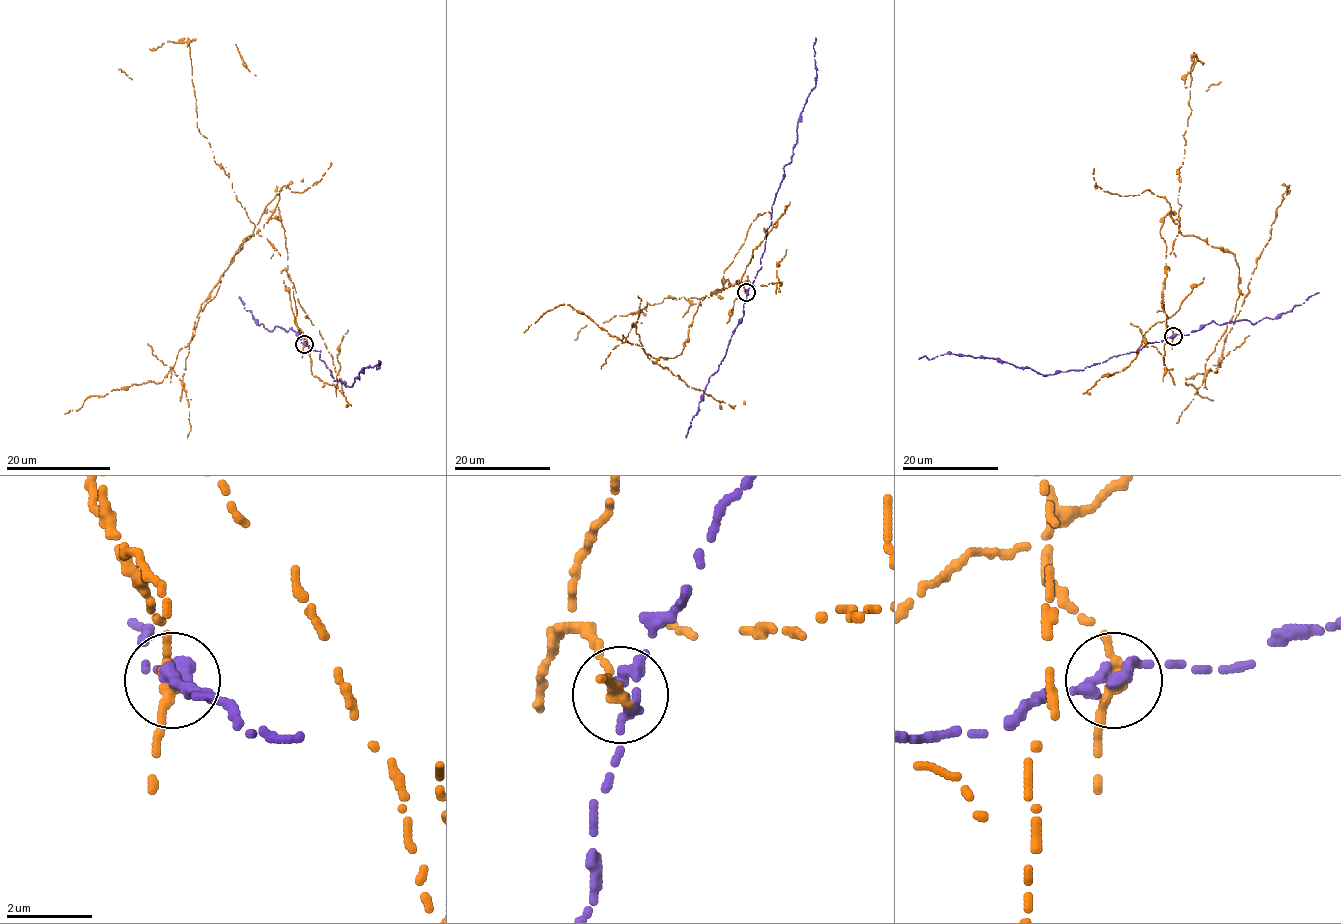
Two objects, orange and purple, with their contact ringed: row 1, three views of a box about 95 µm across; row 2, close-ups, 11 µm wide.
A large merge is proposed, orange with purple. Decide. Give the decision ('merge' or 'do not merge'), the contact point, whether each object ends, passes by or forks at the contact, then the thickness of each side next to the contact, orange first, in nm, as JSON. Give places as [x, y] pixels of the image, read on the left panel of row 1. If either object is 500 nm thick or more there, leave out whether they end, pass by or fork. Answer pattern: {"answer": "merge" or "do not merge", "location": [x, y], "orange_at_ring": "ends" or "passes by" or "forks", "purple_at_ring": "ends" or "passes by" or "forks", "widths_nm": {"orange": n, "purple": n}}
{"answer": "do not merge", "location": [304, 344], "orange_at_ring": "ends", "purple_at_ring": "ends", "widths_nm": {"orange": 320, "purple": 480}}

